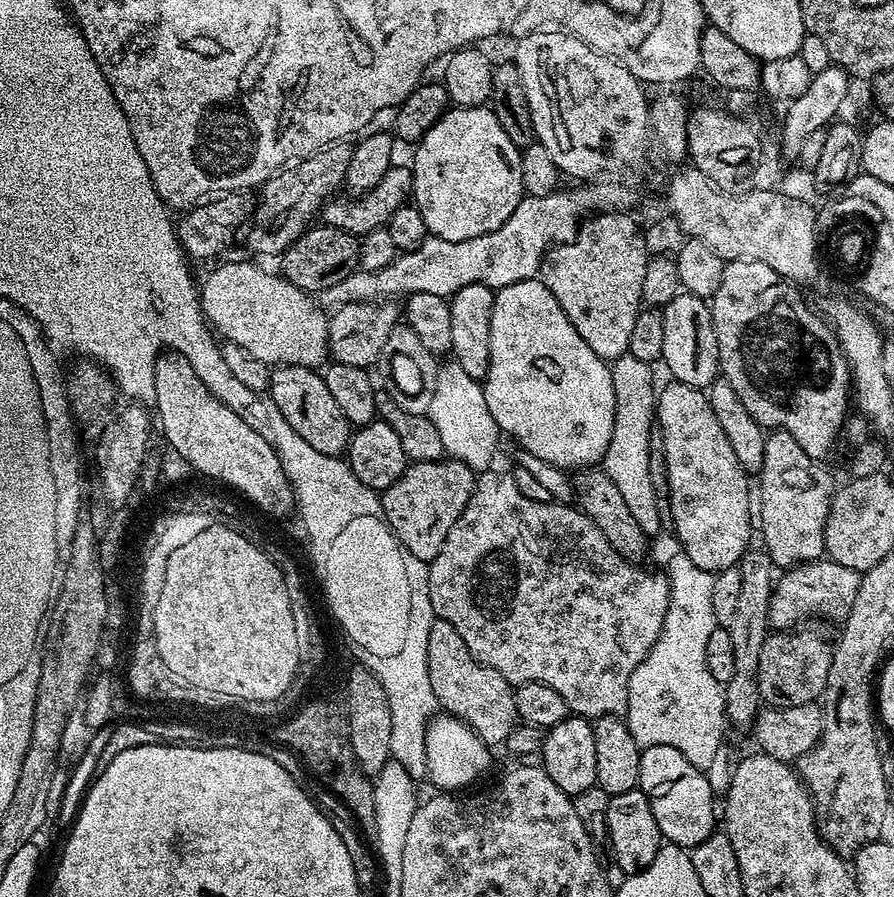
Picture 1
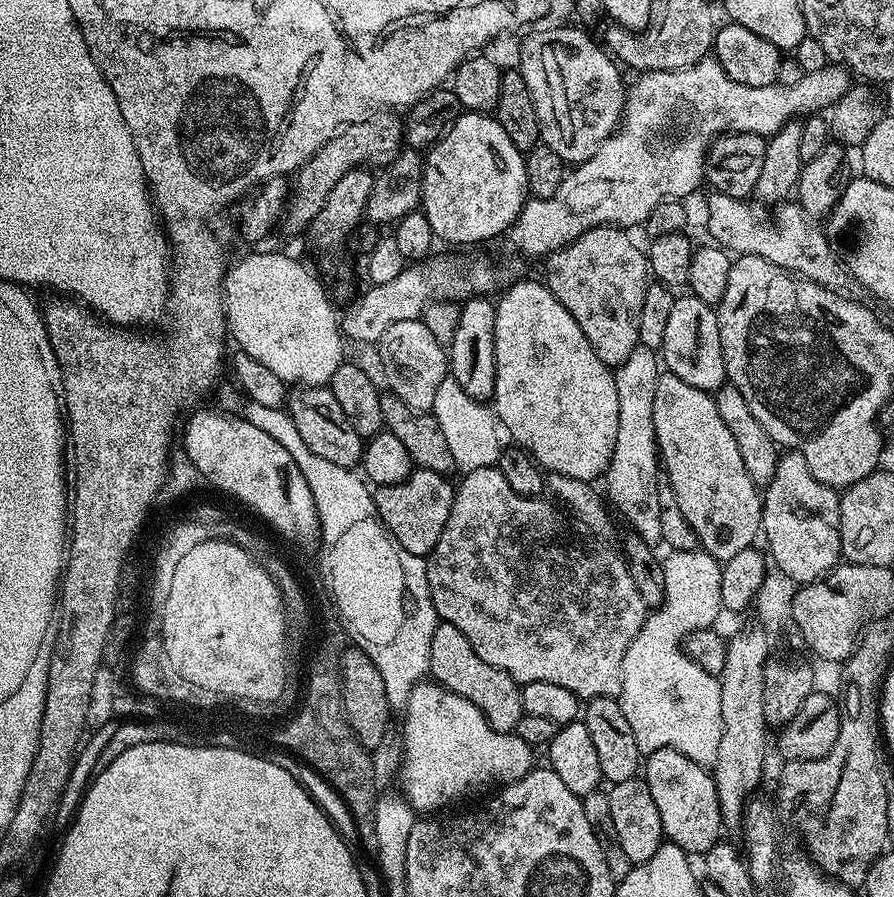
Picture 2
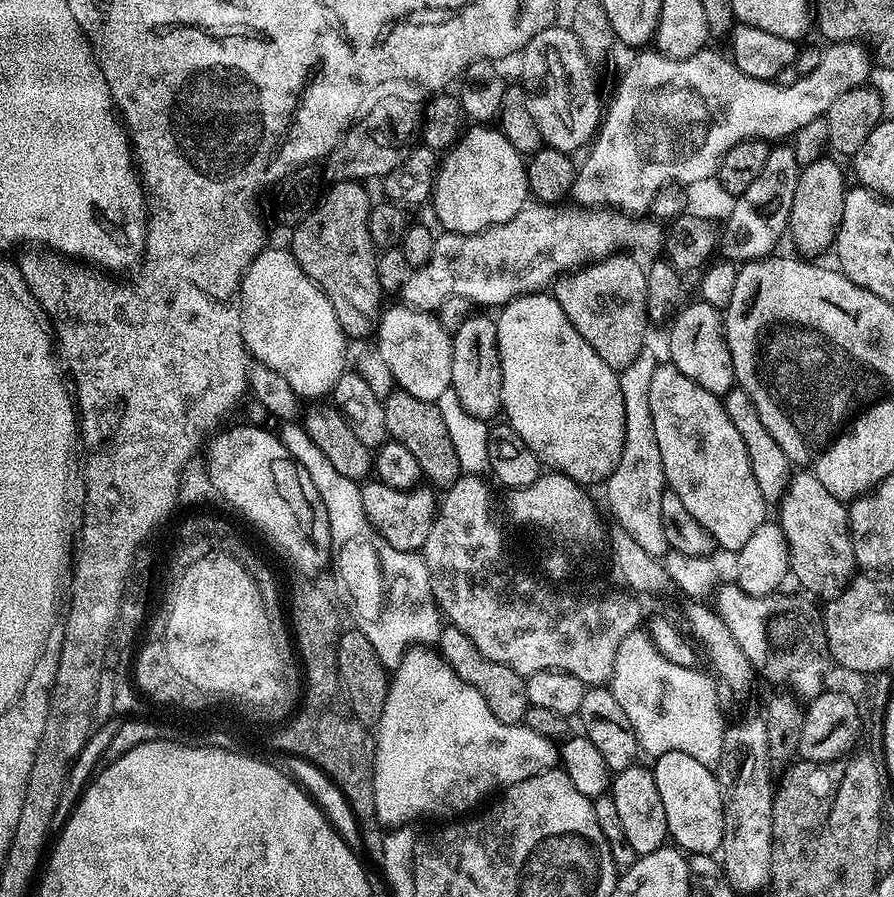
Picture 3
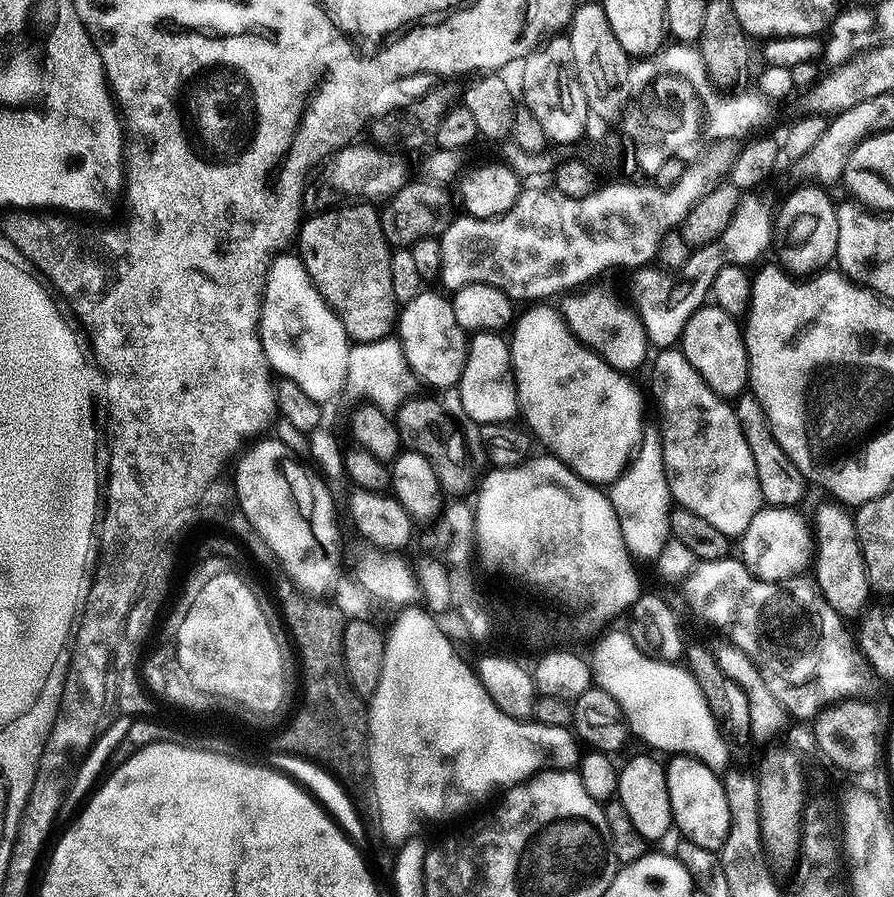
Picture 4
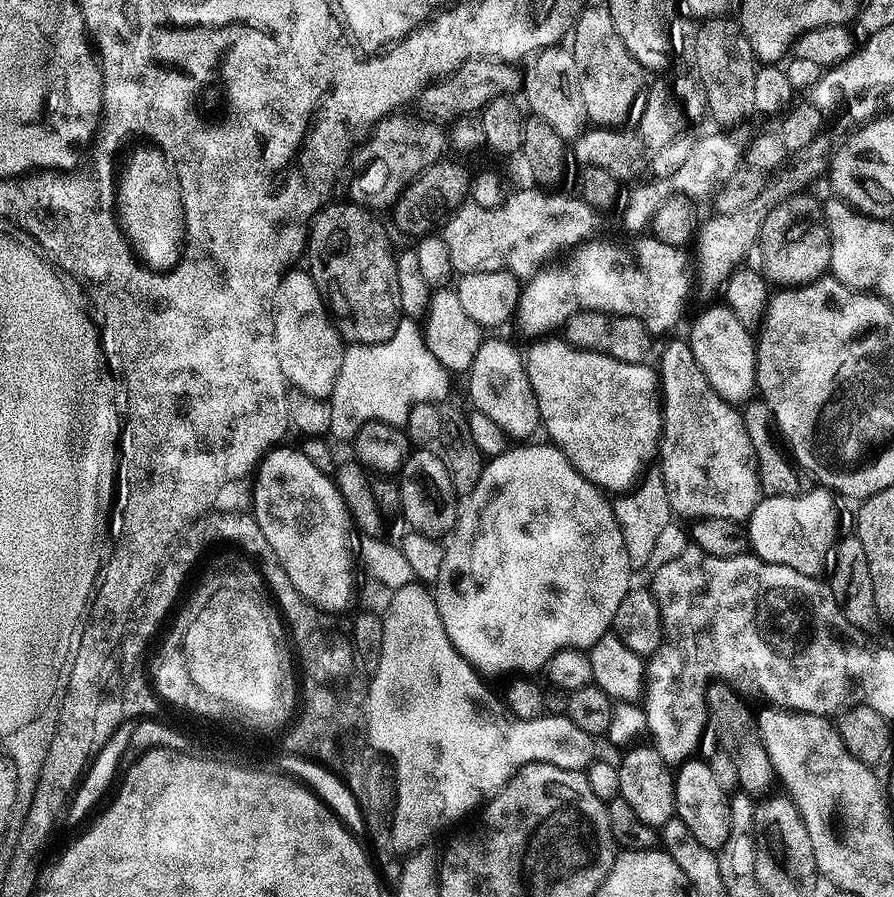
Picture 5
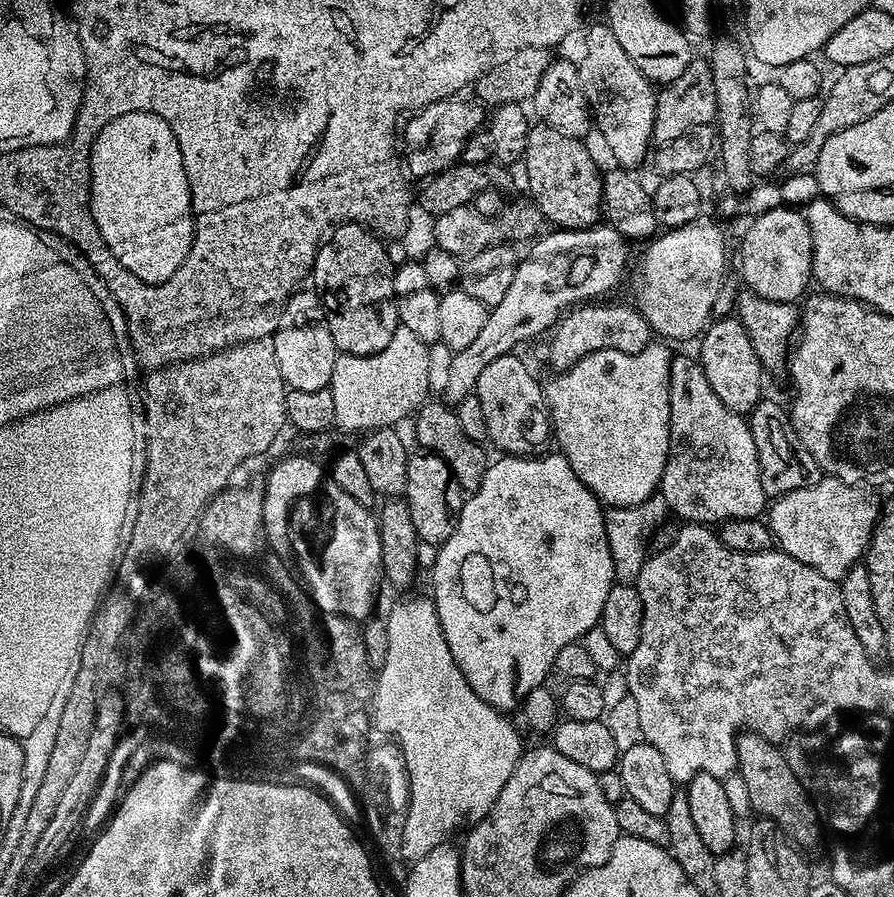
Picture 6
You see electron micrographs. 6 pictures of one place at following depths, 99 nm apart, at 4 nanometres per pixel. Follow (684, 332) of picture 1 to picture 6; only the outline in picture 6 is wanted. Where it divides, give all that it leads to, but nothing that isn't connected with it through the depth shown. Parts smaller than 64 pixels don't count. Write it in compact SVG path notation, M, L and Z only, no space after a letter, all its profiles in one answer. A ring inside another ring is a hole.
M713 319L699 337L698 344L698 359L706 374L706 382L710 382L710 390L714 390L714 394L718 394L718 398L722 398L723 404L730 410L750 414L765 395L766 369L760 365L758 354L754 354L754 347L750 344L750 337L738 319Z

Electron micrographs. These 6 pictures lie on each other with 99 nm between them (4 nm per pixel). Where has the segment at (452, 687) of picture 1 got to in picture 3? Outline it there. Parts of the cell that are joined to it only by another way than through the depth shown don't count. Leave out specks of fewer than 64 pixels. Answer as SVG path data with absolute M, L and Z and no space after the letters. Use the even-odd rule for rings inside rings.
M451 626L441 627L438 651L447 664L456 671L458 678L462 678L470 686L474 686L474 690L478 690L478 694L482 694L482 698L486 698L486 706L490 706L490 710L494 714L494 718L498 718L498 722L519 724L523 721L529 705L524 685L525 677L510 670L510 666L490 662L490 658L481 654L474 646L474 642L470 642L470 638L466 638L466 634L462 634L462 630Z

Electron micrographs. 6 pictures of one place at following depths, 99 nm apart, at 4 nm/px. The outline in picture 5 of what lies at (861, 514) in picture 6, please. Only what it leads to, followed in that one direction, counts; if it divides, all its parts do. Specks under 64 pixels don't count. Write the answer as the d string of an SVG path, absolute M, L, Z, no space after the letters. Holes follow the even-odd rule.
M819 486L813 489L813 492L801 491L798 496L764 496L756 503L755 510L747 518L746 531L751 551L759 560L790 566L790 570L798 570L798 574L814 577L819 577L820 571L829 567L830 557L841 535L840 520L836 517L837 497L829 489Z

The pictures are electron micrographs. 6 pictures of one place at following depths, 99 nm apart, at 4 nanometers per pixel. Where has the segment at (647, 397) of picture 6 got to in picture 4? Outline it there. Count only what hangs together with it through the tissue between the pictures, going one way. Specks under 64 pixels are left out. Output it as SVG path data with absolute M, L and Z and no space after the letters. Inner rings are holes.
M544 302L537 303L535 306L528 306L524 313L515 317L514 323L511 325L510 347L512 350L512 373L516 379L516 393L518 394L518 402L520 403L519 415L524 416L523 423L526 425L527 431L533 437L536 436L545 444L547 451L553 456L557 456L564 465L567 466L574 474L578 474L583 480L597 486L610 486L624 472L624 467L628 461L632 459L632 453L636 451L640 440L644 437L644 429L646 421L644 421L644 400L640 397L638 389L632 385L633 377L631 375L619 372L617 368L611 368L598 354L594 354L588 349L584 343L578 338L574 338L574 334L566 326L563 316L555 307L547 308L549 305Z

